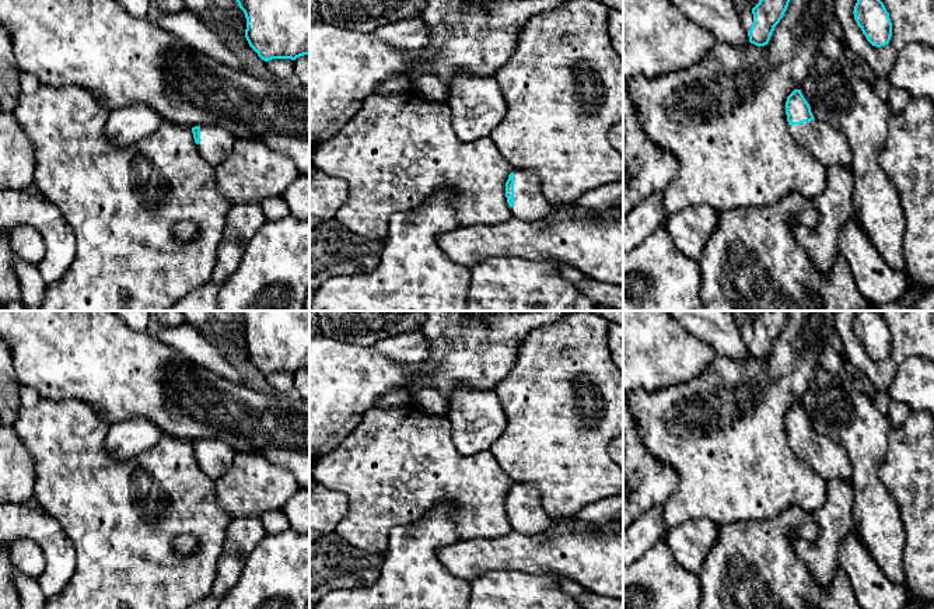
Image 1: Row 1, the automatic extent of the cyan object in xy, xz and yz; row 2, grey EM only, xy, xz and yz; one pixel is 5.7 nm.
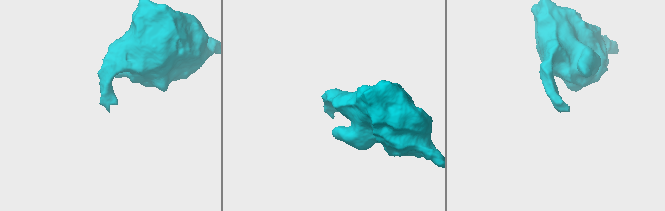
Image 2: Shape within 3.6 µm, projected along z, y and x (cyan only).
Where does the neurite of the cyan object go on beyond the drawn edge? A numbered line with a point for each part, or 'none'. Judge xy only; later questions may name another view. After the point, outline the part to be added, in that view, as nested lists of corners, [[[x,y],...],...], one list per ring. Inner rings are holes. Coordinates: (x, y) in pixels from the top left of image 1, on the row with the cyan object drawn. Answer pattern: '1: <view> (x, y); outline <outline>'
1: xy (216, 143); outline [[[200,126],[200,141],[196,144],[200,155],[213,167],[223,162],[232,150],[235,137],[220,126]]]

